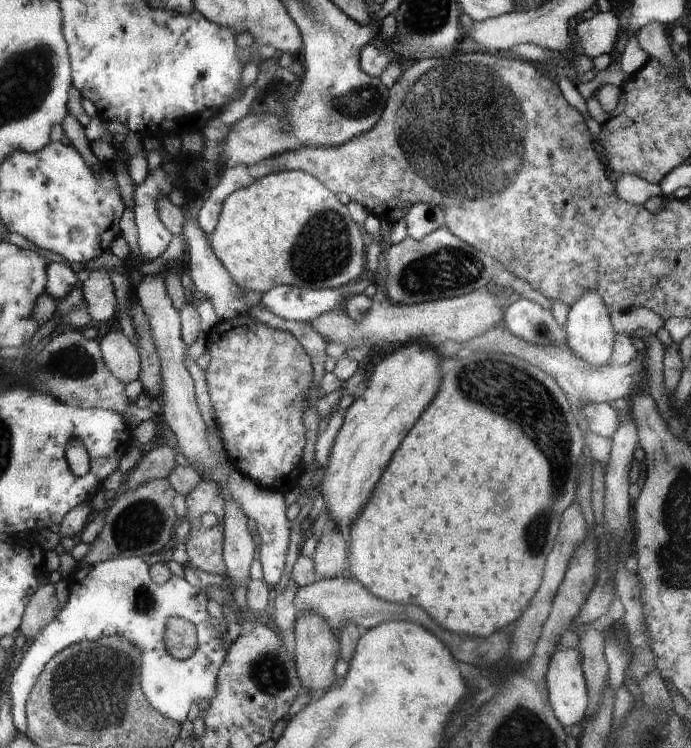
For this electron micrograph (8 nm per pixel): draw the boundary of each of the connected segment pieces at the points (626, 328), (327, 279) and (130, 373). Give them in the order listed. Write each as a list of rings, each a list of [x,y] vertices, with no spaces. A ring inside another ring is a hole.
[[[629,307],[620,311],[610,312],[610,323],[616,333],[628,335],[637,328],[655,333],[663,327],[661,317],[643,307]]]
[[[300,170],[265,175],[251,186],[236,190],[228,196],[217,228],[212,232],[209,241],[234,281],[243,290],[261,294],[281,285],[307,290],[342,287],[357,281],[366,268],[368,240],[361,225],[351,218],[346,204],[323,181]]]
[[[111,331],[100,341],[102,353],[108,367],[125,384],[140,380],[142,359],[135,344],[122,331]]]

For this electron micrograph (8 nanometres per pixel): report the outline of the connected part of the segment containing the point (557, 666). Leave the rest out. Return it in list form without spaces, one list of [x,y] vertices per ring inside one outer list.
[[[577,649],[555,650],[546,668],[546,689],[554,716],[567,728],[585,717],[588,696]]]

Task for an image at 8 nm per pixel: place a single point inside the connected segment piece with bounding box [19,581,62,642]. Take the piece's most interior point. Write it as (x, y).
(43, 608)

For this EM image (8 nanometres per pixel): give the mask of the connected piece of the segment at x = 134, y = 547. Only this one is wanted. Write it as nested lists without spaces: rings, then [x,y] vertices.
[[[153,479],[145,481],[135,490],[119,491],[114,503],[107,510],[106,523],[98,539],[91,544],[91,548],[85,556],[77,563],[73,573],[77,568],[89,567],[99,561],[108,561],[119,557],[141,557],[153,552],[161,552],[173,538],[174,529],[179,523],[179,515],[175,512],[173,500],[177,496],[175,487],[169,479]]]

